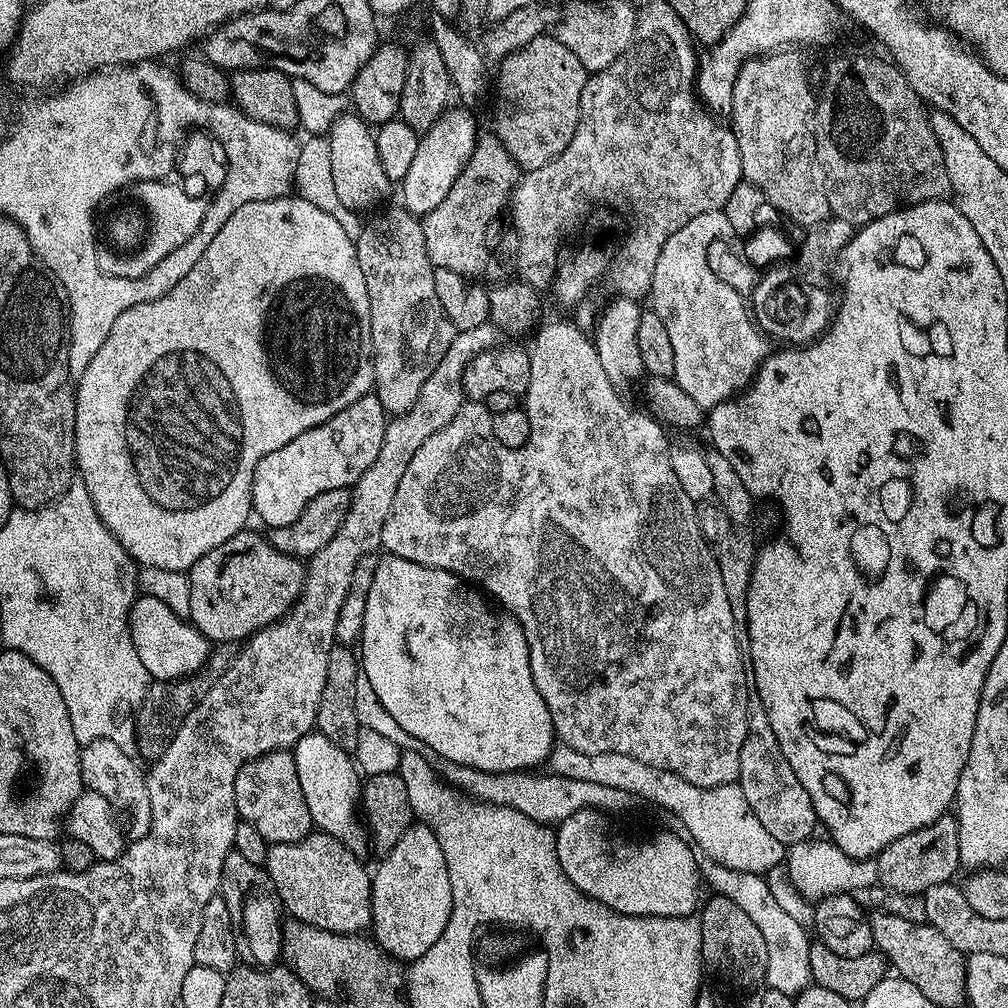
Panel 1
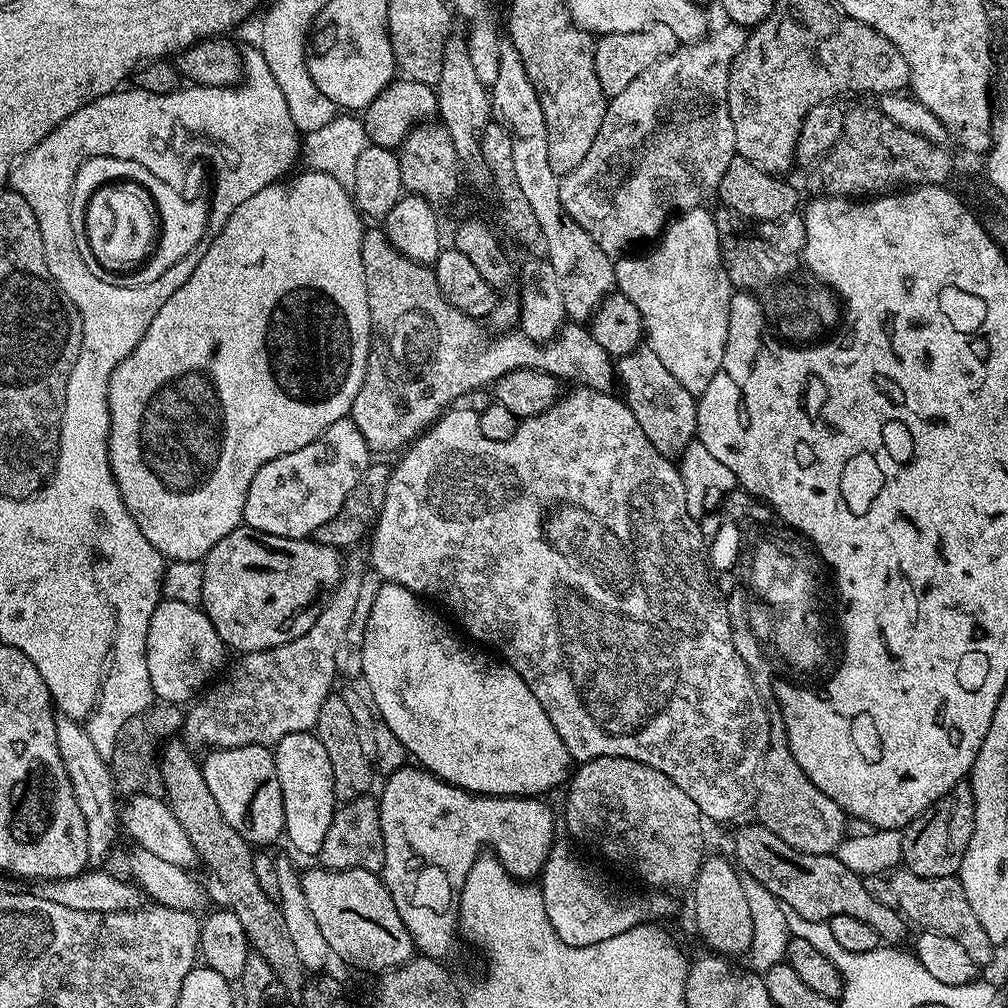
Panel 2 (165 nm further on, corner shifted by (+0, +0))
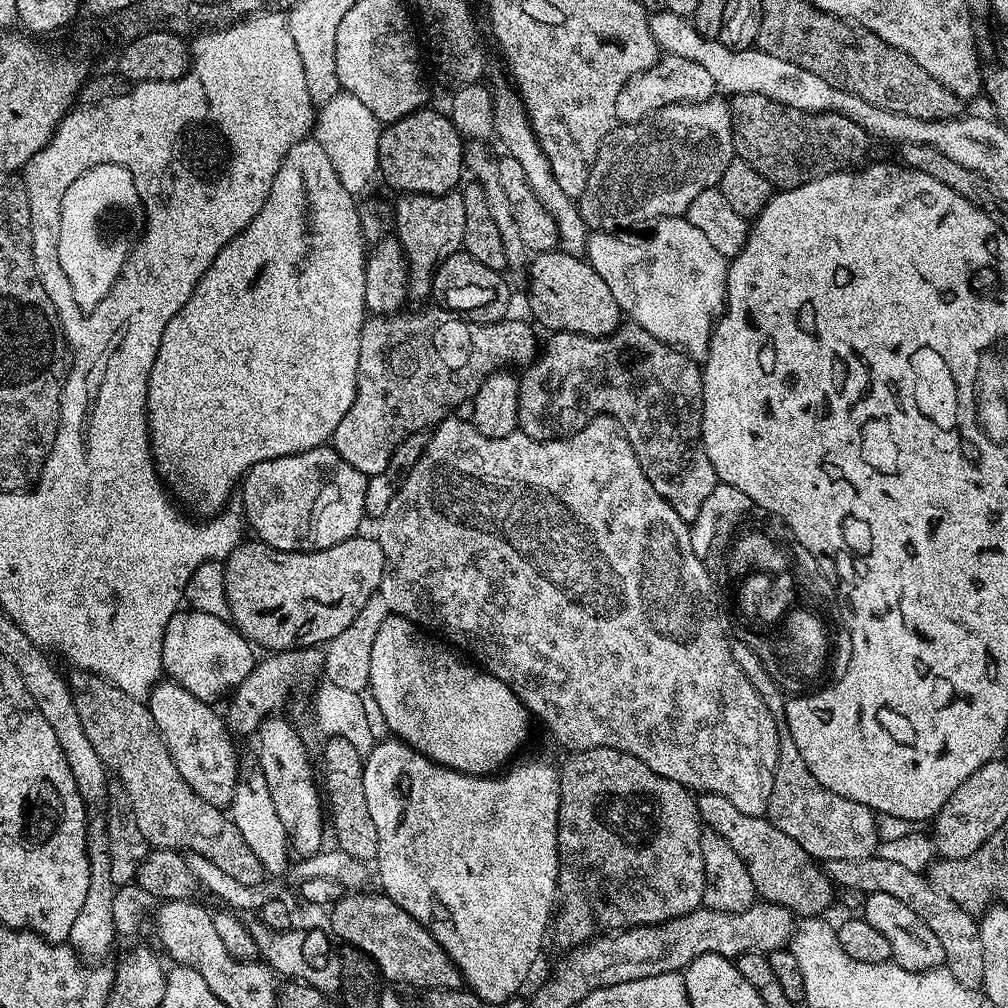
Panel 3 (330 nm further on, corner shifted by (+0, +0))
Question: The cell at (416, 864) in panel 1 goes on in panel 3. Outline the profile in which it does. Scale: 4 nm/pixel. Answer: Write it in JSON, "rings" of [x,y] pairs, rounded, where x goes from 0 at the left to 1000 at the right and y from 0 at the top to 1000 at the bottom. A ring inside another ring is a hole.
{"rings":[[[386,732],[370,737],[368,746],[364,747],[361,755],[361,779],[363,780],[363,800],[367,800],[367,812],[371,815],[371,819],[375,822],[375,843],[373,844],[373,852],[371,854],[371,865],[377,868],[376,880],[379,882],[380,888],[389,892],[395,899],[399,899],[399,903],[403,903],[403,907],[407,907],[413,914],[420,919],[423,924],[430,929],[438,938],[438,942],[442,942],[442,946],[454,958],[459,975],[472,987],[475,992],[479,992],[481,997],[495,998],[503,992],[511,989],[519,978],[520,971],[528,964],[528,959],[532,956],[532,951],[536,948],[536,943],[540,940],[540,929],[545,928],[546,914],[550,909],[550,902],[554,897],[554,886],[552,876],[554,875],[554,800],[556,799],[556,767],[553,759],[550,757],[543,758],[540,754],[520,754],[517,758],[509,757],[507,760],[501,761],[495,768],[487,770],[464,770],[460,766],[452,766],[449,762],[443,762],[438,758],[432,758],[427,752],[420,750],[415,744],[411,744],[406,738],[392,732]]]}

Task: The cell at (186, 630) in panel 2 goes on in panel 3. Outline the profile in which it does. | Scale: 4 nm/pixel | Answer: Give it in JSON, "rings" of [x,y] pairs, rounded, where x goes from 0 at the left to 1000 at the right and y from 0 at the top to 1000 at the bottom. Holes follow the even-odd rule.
{"rings":[[[189,605],[175,607],[173,613],[169,613],[161,633],[162,670],[188,685],[192,692],[207,696],[214,696],[221,687],[229,688],[246,672],[248,665],[256,658],[253,649],[250,636],[245,635],[233,619],[212,613],[212,609]]]}

